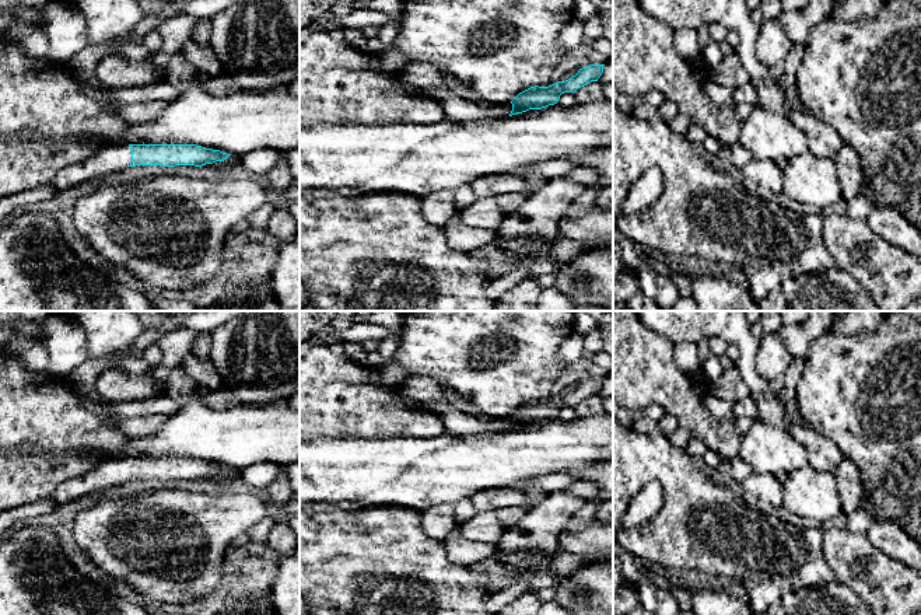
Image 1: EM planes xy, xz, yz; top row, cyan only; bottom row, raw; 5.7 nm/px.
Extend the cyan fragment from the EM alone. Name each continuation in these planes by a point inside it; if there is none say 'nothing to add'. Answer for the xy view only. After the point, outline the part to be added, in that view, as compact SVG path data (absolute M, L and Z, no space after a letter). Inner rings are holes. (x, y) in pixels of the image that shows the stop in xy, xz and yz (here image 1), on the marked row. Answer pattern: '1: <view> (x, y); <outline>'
1: xy (109, 160); M115 144L102 150L98 150L94 156L90 156L74 164L63 167L50 185L59 191L64 191L70 186L97 181L104 175L113 174L125 170L132 163L132 151L129 144Z

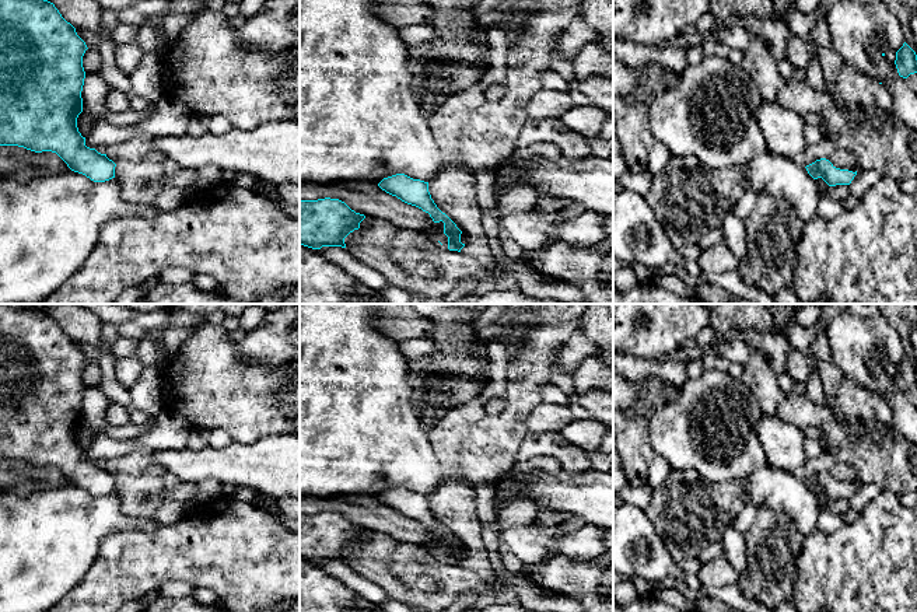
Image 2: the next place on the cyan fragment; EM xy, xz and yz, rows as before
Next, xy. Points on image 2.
nothing to add

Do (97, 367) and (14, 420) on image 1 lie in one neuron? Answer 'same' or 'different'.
different

